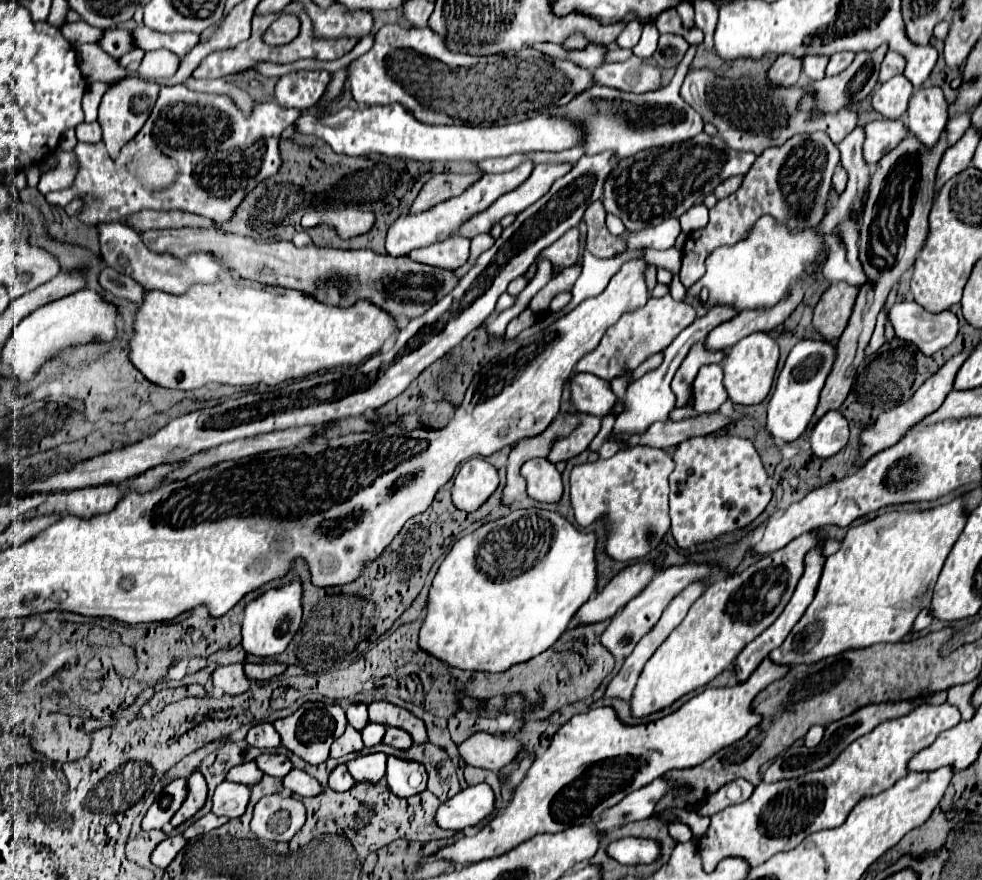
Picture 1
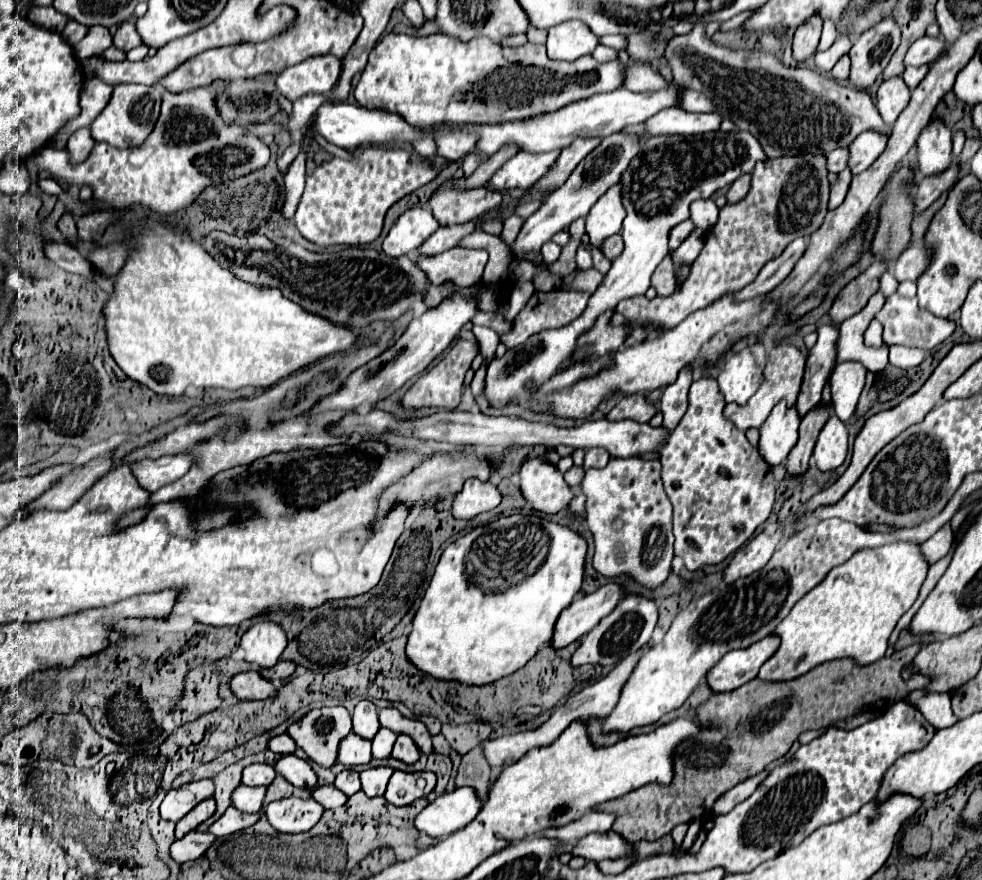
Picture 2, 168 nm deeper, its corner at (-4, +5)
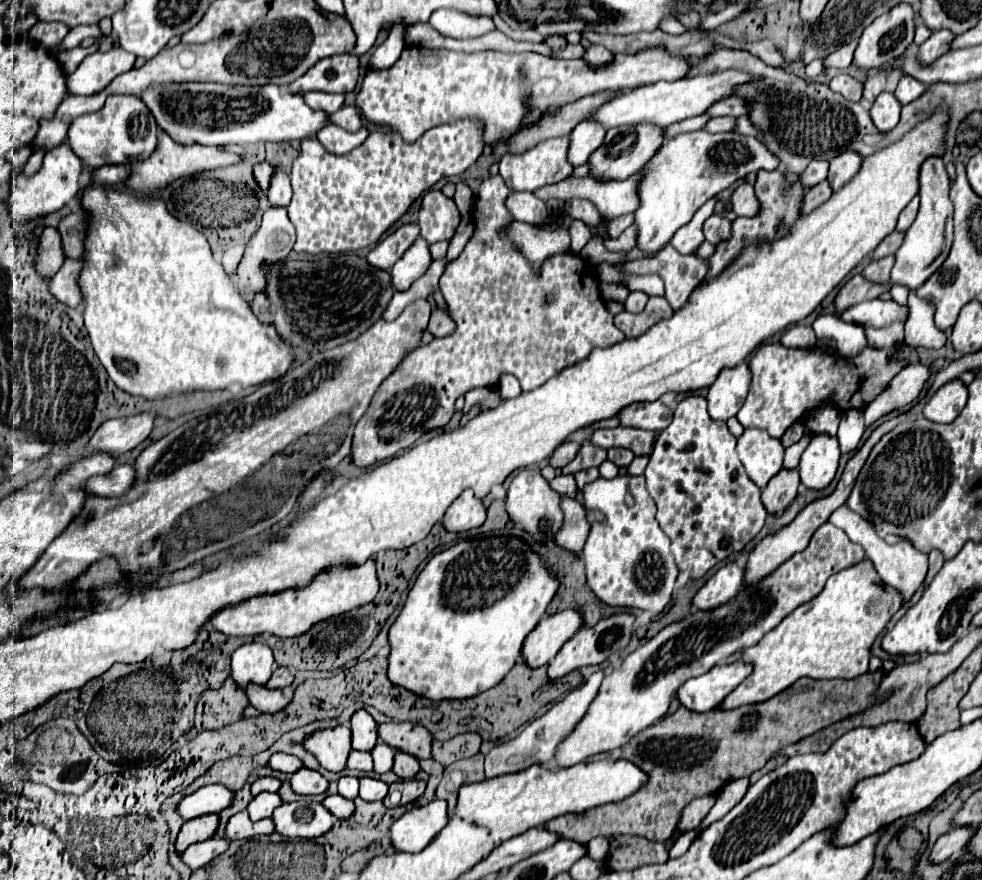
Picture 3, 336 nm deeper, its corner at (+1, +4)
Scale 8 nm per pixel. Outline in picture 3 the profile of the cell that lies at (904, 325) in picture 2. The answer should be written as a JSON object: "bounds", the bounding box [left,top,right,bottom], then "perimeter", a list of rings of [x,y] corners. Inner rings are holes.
{"bounds":[841,301,907,327],"perimeter":[[[863,301],[859,305],[853,305],[851,309],[845,309],[841,313],[841,319],[845,323],[855,323],[861,327],[885,327],[895,321],[907,319],[907,307],[899,307],[895,301]]]}

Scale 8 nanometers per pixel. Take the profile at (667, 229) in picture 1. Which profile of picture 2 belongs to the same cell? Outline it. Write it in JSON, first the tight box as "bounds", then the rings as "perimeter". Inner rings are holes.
{"bounds":[670,220,694,250],"perimeter":[[[684,220],[684,222],[676,224],[676,228],[672,228],[672,232],[670,232],[670,248],[672,248],[672,250],[678,248],[678,246],[682,244],[682,240],[684,240],[692,230],[694,230],[694,224],[692,224],[690,220]]]}

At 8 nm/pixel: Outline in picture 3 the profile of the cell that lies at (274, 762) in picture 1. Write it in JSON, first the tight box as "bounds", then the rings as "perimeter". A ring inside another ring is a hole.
{"bounds":[291,767,329,795],"perimeter":[[[303,767],[291,775],[291,787],[299,795],[319,795],[329,789],[329,781],[321,773]]]}

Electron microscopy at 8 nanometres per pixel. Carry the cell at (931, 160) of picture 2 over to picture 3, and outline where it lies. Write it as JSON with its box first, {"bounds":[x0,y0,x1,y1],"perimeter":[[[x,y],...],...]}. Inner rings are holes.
{"bounds":[891,157,953,289],"perimeter":[[[929,157],[921,165],[919,183],[921,183],[921,189],[919,189],[921,207],[919,207],[919,213],[917,213],[913,225],[905,231],[903,245],[897,251],[897,261],[895,261],[895,267],[891,271],[891,281],[899,283],[899,285],[905,285],[909,289],[921,287],[925,283],[925,279],[929,279],[937,271],[937,267],[935,269],[927,269],[927,267],[933,261],[937,261],[943,251],[947,251],[947,237],[945,237],[945,233],[947,233],[947,219],[953,213],[953,205],[951,205],[951,199],[949,199],[949,185],[951,185],[951,181],[947,177],[943,159]]]}

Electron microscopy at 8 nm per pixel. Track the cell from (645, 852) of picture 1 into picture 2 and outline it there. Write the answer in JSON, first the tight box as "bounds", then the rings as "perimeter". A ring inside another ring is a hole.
{"bounds":[572,830,634,862],"perimeter":[[[610,830],[610,832],[602,832],[602,834],[584,836],[584,840],[580,840],[574,846],[572,854],[582,856],[592,862],[600,862],[606,858],[616,860],[616,858],[628,858],[630,854],[634,854],[634,846],[624,842],[618,832]]]}

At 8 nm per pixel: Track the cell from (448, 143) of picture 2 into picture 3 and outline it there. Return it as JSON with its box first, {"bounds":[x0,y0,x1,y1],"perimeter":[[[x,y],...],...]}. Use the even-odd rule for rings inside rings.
{"bounds":[287,121,483,253],"perimeter":[[[453,121],[437,125],[419,137],[415,143],[405,143],[399,133],[375,131],[367,141],[347,155],[333,155],[311,137],[301,141],[301,153],[291,169],[293,199],[287,207],[289,219],[297,229],[297,241],[293,251],[297,253],[345,253],[375,245],[379,237],[411,207],[411,203],[431,189],[439,179],[461,175],[483,153],[483,123],[481,121]]]}

